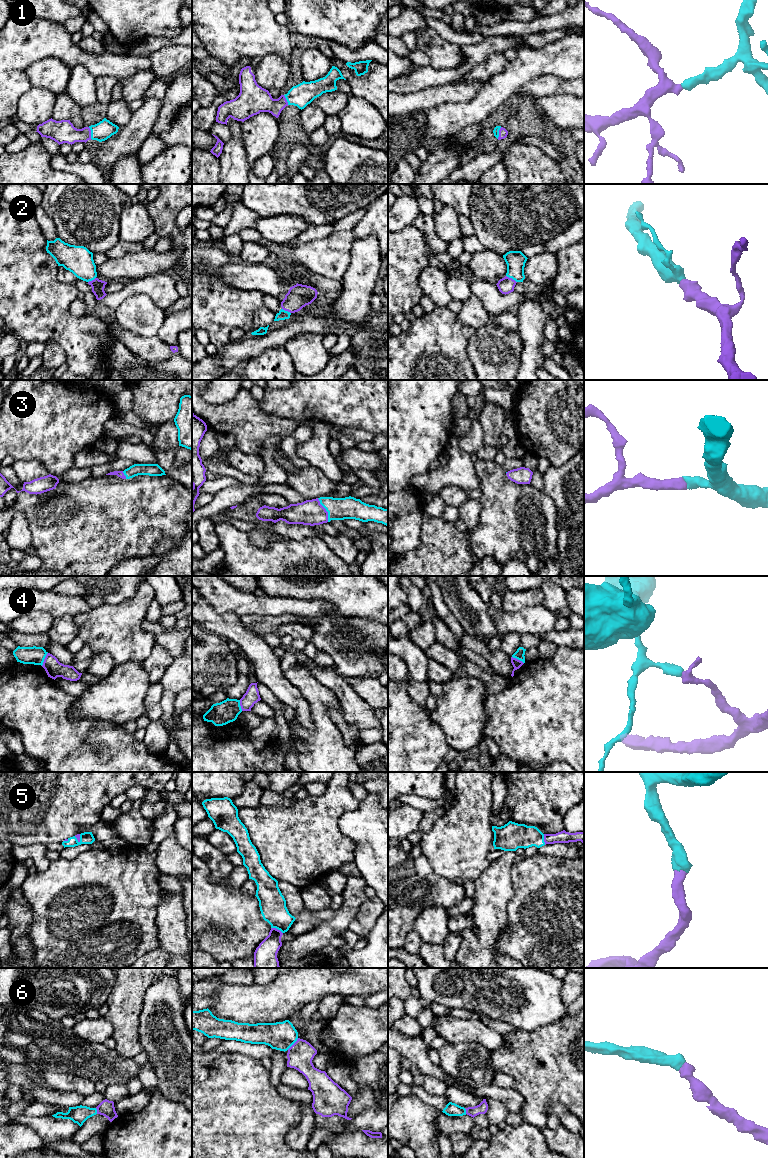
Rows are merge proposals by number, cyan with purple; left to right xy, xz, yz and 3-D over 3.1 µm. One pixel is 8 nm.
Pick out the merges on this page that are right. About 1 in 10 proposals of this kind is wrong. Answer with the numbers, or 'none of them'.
1, 2, 3, 5, 6

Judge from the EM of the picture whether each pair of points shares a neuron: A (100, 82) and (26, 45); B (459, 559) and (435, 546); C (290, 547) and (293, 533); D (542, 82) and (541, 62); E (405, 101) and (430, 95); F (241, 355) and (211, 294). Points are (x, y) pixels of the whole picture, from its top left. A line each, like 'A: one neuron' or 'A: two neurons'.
A: two neurons
B: one neuron
C: two neurons
D: two neurons
E: one neuron
F: two neurons

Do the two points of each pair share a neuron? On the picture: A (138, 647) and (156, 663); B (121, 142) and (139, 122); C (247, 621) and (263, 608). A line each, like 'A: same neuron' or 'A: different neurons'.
A: different neurons
B: same neuron
C: different neurons

